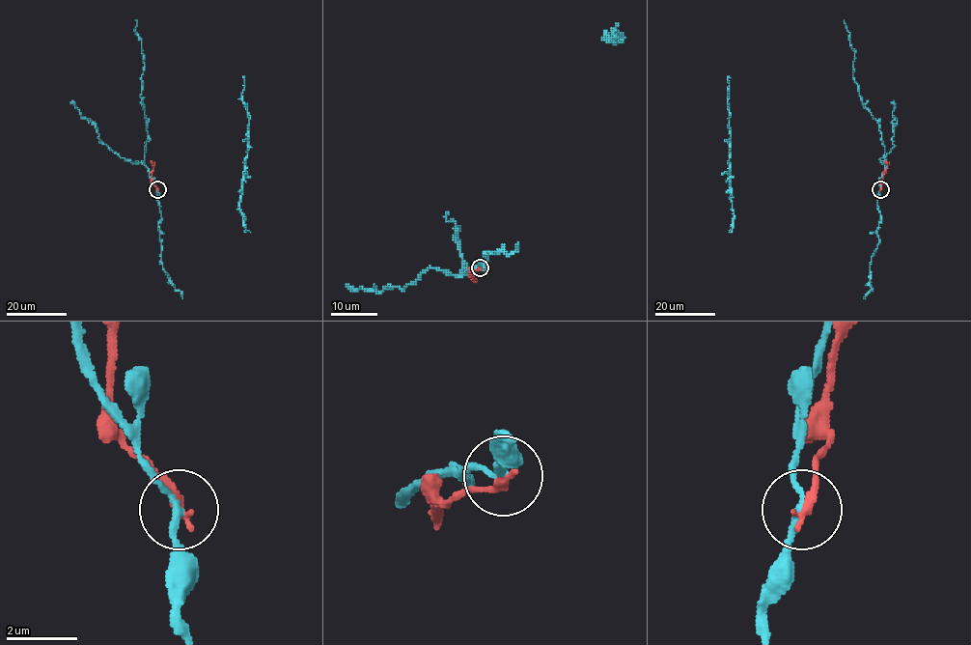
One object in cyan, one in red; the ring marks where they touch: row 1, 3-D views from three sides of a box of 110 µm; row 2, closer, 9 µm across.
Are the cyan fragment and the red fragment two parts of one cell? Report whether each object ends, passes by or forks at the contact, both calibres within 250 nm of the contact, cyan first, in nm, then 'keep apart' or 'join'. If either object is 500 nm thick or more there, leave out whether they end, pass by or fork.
cyan passes by; red ends; calibres 190 and 280 nm; keep apart

